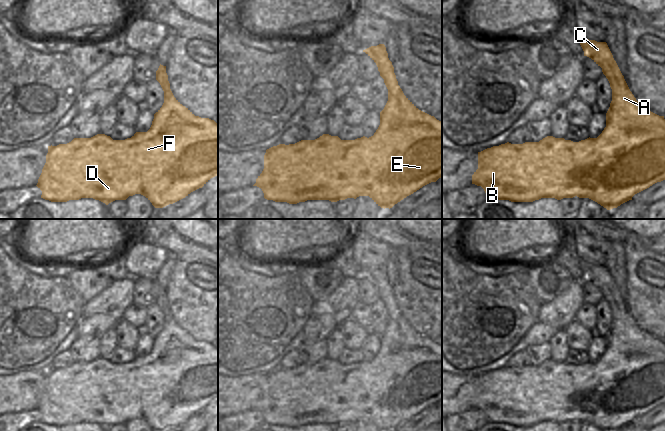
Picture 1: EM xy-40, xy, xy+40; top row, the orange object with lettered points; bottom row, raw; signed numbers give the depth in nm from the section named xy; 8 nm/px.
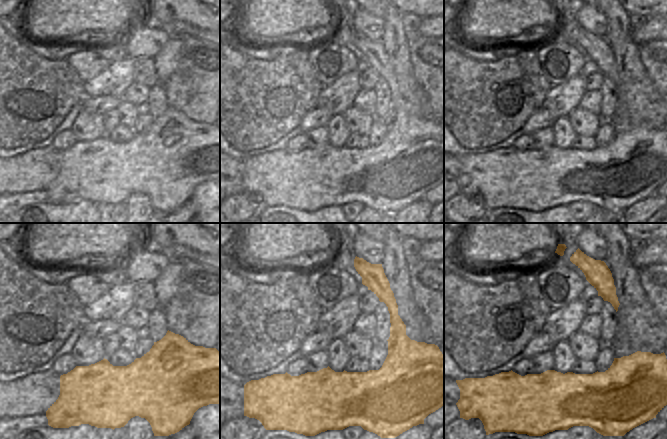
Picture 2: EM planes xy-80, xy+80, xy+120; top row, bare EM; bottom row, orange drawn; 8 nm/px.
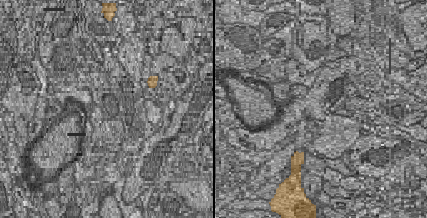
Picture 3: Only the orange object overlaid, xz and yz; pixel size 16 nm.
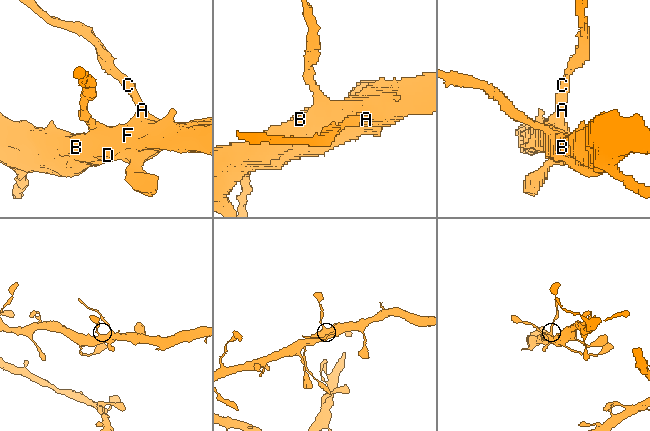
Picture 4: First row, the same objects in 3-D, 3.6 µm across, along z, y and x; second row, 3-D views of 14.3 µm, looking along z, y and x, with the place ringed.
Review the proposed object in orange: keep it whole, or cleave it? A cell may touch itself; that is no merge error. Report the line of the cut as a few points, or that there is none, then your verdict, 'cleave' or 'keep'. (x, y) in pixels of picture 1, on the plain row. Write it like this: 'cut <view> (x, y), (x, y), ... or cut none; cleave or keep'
cut xy+40 (613, 282), (604, 298); cleave

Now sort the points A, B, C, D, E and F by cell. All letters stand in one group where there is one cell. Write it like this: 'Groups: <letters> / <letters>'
Groups: A B D E F / C

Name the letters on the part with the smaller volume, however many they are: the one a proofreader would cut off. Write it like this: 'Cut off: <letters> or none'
Cut off: C

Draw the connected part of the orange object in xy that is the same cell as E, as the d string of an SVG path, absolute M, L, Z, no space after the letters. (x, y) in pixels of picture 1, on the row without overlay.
M389 283L378 295L388 313L388 325L380 336L380 349L374 359L341 364L338 360L323 358L315 364L267 373L264 393L253 409L262 413L265 423L297 428L307 424L337 426L369 420L380 431L393 431L442 401L442 346L419 334L404 319Z

